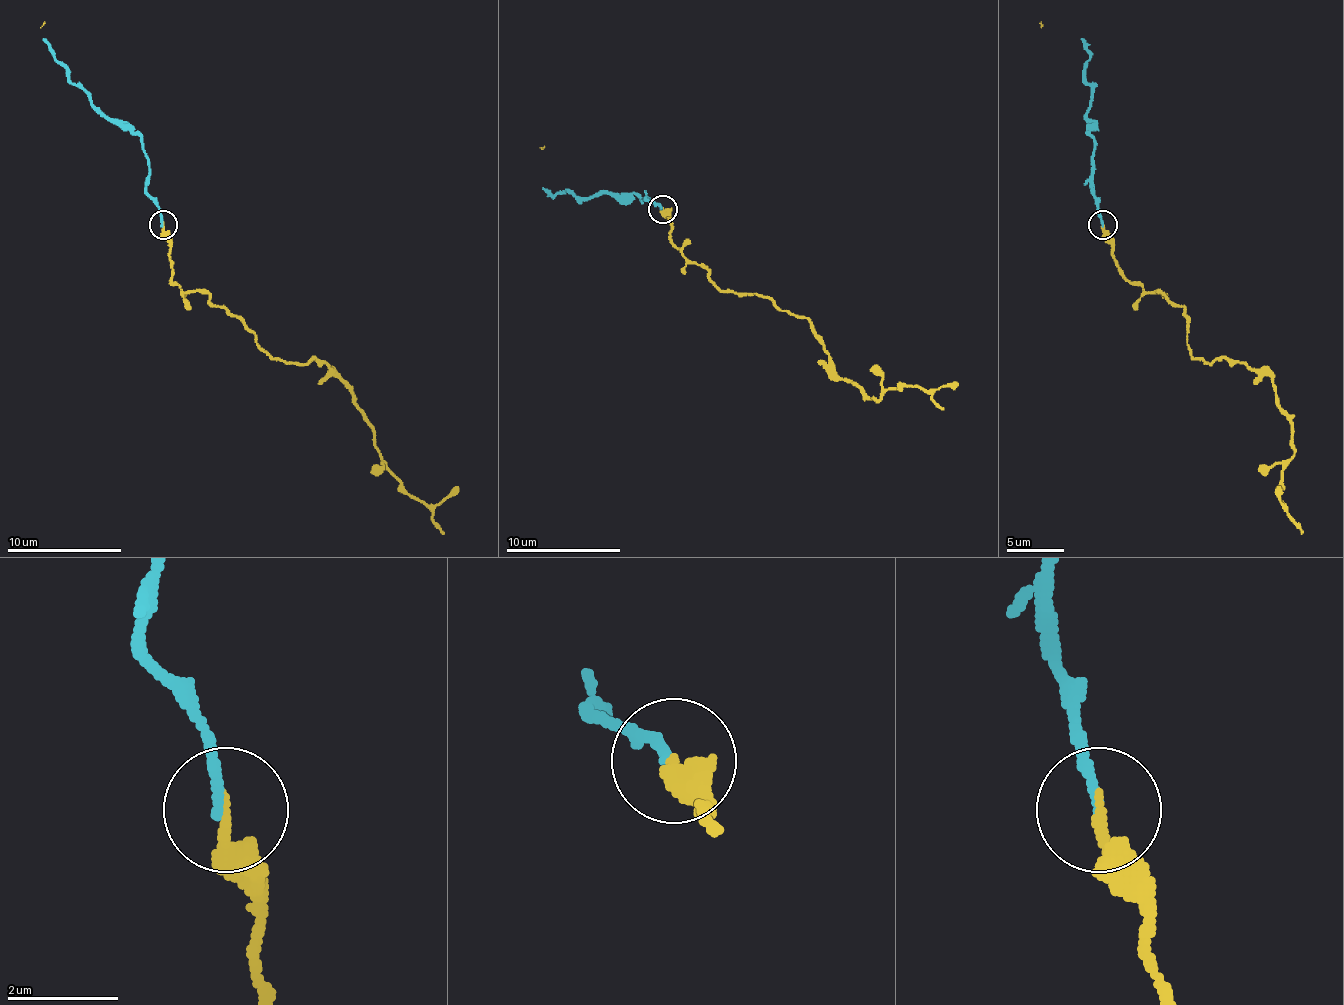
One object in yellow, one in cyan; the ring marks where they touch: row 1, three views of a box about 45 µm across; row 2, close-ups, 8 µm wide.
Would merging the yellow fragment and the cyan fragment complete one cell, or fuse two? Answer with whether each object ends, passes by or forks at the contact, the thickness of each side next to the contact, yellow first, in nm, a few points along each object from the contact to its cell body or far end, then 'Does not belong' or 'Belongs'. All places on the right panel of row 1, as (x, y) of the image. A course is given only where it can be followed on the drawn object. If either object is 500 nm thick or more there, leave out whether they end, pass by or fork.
At the ring yellow ends. At the ring cyan ends. Thickness 260 nm (yellow) against 180 nm. Course of yellow: (1102, 224), (1116, 267), (1185, 307), (1190, 353), (1273, 381), (1290, 421), (1285, 504), (1276, 487). Course of cyan: (1102, 224), (1099, 201), (1093, 190), (1093, 141), (1087, 135), (1090, 84), (1084, 69), (1090, 49), (1082, 38). Does not belong

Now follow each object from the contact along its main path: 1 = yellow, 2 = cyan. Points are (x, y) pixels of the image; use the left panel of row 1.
1: (162, 224), (182, 293), (203, 290), (283, 361), (331, 370), (411, 496), (434, 504), (457, 487)
2: (162, 224), (157, 201), (145, 190), (148, 155), (142, 141), (114, 124), (74, 84), (68, 69), (42, 38)

